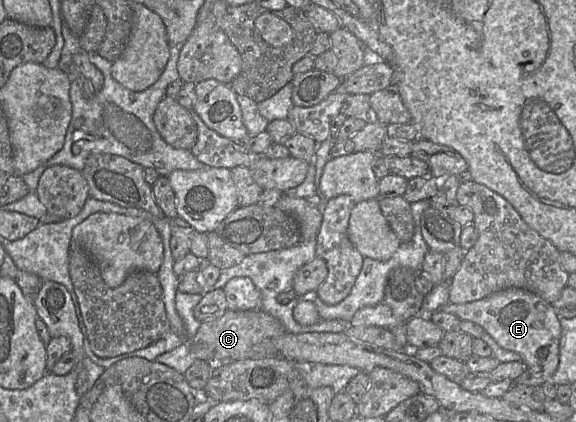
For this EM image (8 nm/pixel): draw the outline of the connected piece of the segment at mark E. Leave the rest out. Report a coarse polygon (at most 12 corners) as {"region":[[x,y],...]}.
{"region":[[509,288],[440,310],[480,325],[546,380],[559,363],[560,318]]}

